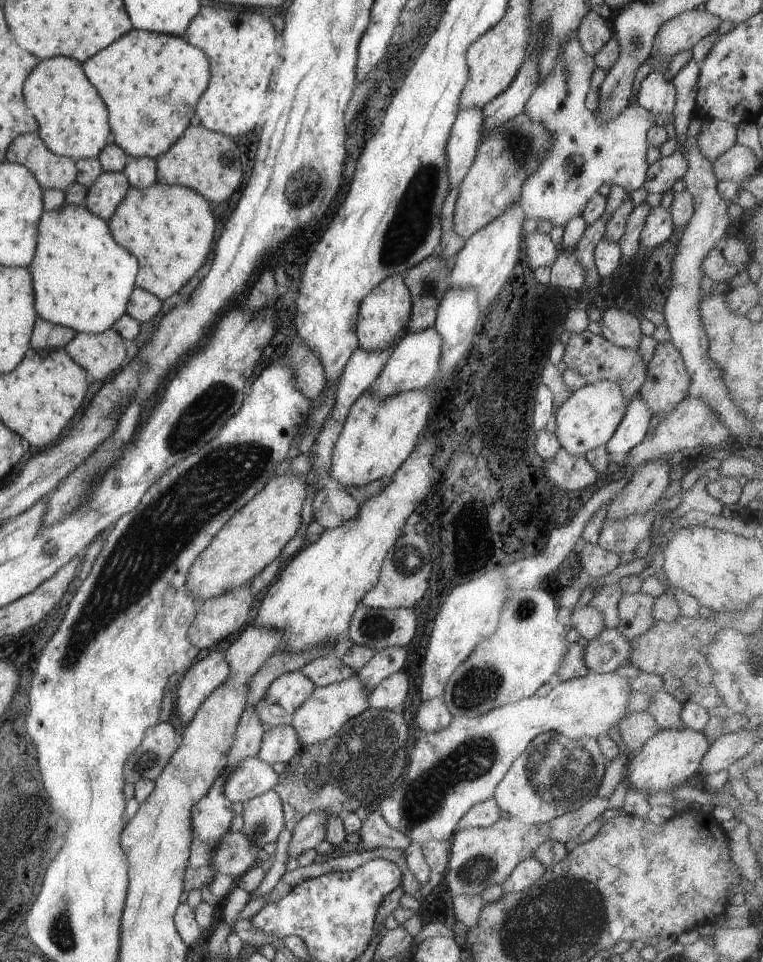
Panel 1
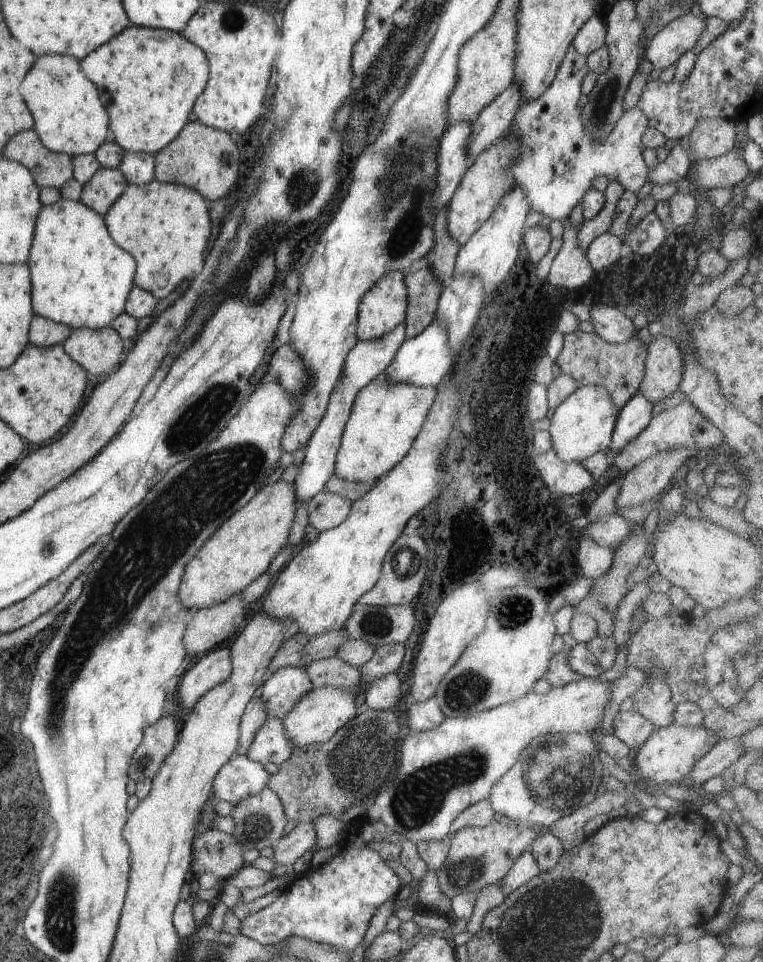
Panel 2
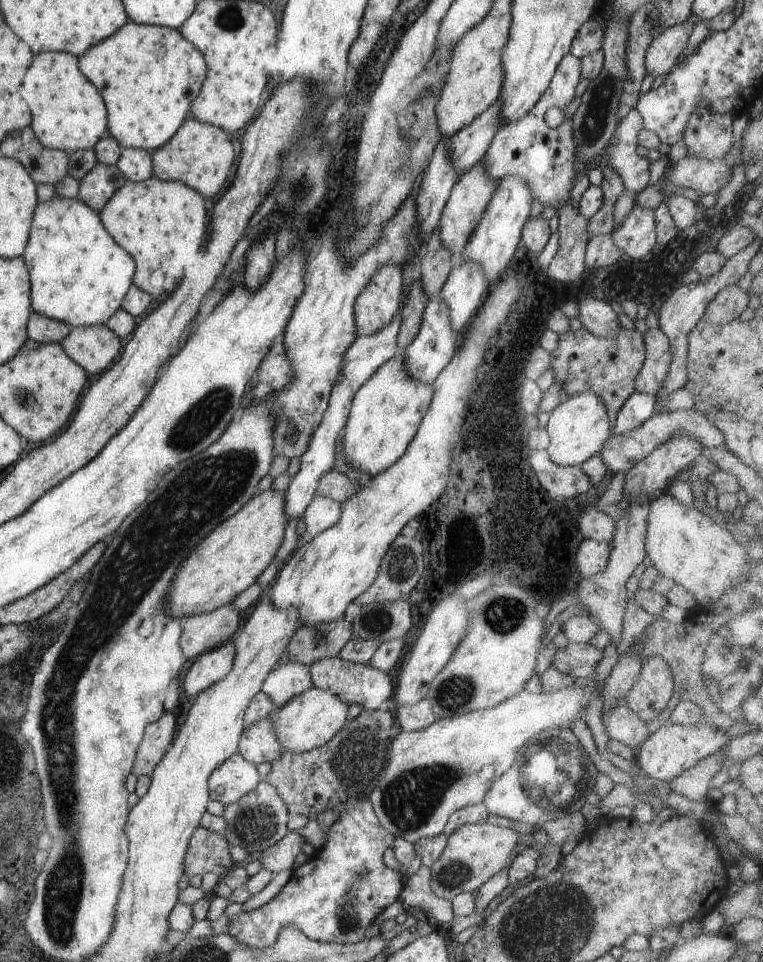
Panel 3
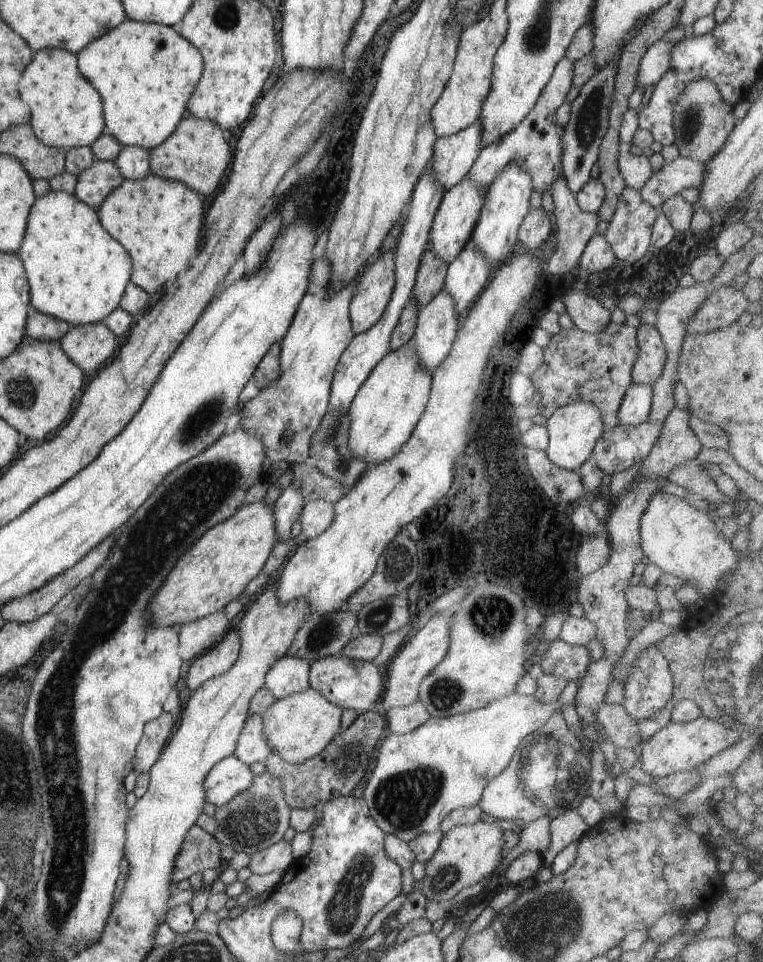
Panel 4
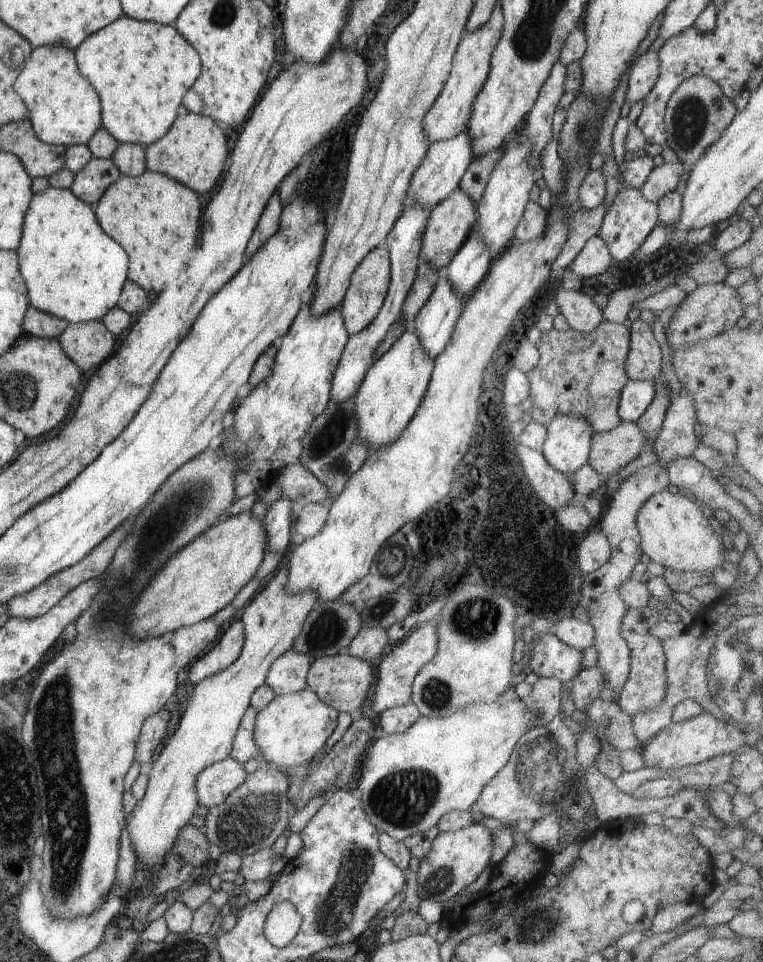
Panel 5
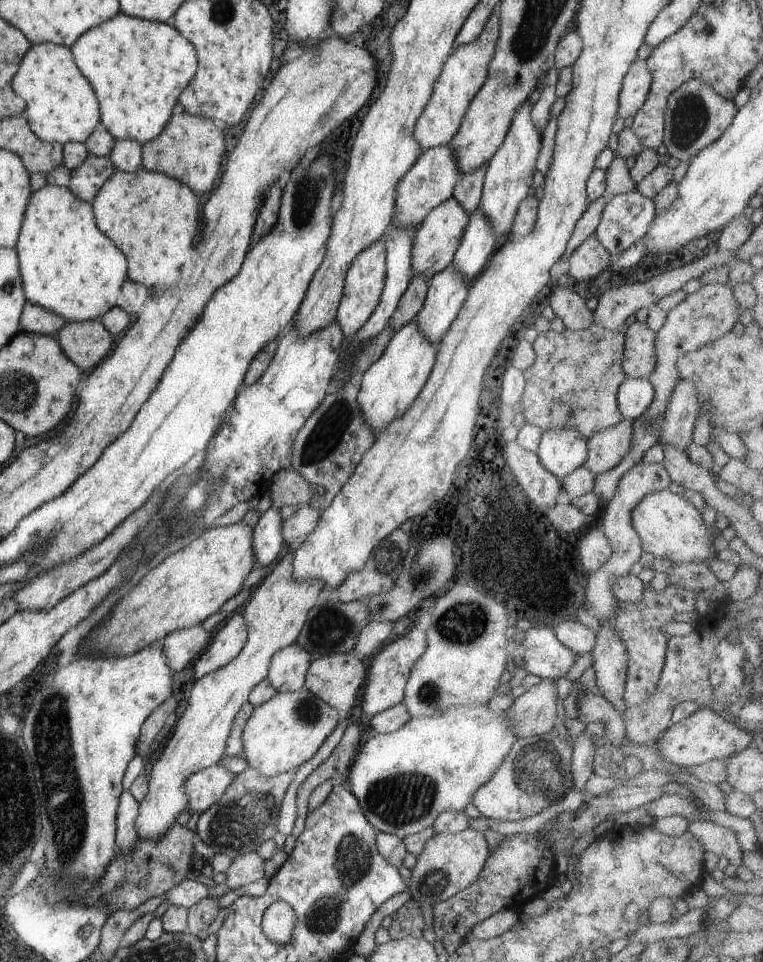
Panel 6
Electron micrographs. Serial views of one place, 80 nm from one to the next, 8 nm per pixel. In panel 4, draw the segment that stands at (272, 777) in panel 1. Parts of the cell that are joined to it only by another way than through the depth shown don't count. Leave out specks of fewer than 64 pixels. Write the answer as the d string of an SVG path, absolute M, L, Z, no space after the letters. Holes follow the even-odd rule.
M231 755L220 760L204 778L206 790L206 803L222 807L228 804L236 794L248 790L256 776L252 773L250 765L244 764Z

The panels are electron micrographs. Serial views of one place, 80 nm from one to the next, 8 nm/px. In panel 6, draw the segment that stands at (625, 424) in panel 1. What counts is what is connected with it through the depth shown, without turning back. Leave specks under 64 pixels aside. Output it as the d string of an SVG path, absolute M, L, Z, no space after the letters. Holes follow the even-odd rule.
M627 379L617 390L617 403L622 416L636 421L644 415L644 411L654 398L654 389L648 379Z

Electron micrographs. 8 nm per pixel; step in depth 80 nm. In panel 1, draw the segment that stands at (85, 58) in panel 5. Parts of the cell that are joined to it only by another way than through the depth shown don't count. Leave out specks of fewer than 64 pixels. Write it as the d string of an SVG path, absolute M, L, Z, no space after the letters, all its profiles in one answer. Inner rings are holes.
M136 29L130 30L116 42L111 42L108 48L99 50L98 54L81 63L81 67L108 109L112 142L120 146L129 157L156 160L166 154L170 146L174 146L188 130L198 100L206 91L211 78L210 62L206 54L191 46L184 37Z

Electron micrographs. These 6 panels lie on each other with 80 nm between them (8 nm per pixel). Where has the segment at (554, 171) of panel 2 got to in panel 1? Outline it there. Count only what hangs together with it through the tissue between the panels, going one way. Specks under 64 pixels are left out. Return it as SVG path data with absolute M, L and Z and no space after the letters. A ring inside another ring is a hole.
M577 31L566 38L566 44L562 46L562 52L558 54L554 62L554 70L544 78L537 86L530 100L524 106L524 112L530 114L530 118L542 128L550 130L554 144L550 154L538 164L538 170L532 172L522 186L522 196L519 206L524 212L525 218L537 221L551 221L553 226L565 226L576 216L580 216L583 210L594 194L602 184L618 186L624 188L626 192L633 193L643 188L646 180L646 174L649 164L646 160L647 151L650 147L648 144L648 130L655 125L654 114L650 110L642 108L636 102L629 103L620 115L615 118L606 118L604 122L593 111L587 108L587 96L589 94L590 82L594 70L596 69L594 58L584 52L580 40L578 40Z

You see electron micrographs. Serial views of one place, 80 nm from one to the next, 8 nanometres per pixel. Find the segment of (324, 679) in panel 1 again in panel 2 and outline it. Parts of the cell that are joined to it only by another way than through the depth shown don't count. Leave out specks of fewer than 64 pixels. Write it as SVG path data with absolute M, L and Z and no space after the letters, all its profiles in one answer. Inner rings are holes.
M328 657L311 662L306 667L314 687L344 688L357 687L360 682L360 667L346 664L341 658Z

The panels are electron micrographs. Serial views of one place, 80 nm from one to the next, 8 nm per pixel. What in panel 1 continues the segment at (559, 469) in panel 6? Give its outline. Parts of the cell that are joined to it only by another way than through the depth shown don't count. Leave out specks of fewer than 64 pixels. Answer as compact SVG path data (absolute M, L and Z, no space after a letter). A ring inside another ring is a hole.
M599 381L576 390L558 410L556 410L556 436L567 454L585 456L586 452L605 446L618 429L631 399L624 396L618 382Z

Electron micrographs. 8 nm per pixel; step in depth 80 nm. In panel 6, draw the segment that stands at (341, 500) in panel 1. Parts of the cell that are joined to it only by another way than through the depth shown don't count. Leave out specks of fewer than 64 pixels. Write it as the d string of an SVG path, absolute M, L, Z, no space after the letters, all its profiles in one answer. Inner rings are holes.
M304 505L287 519L284 518L281 533L285 544L298 548L315 529L320 517L321 512L312 509L310 505Z

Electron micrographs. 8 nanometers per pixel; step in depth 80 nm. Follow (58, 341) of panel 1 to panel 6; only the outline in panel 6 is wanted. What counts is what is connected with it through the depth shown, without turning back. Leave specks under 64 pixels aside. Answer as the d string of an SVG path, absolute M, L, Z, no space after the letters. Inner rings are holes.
M27 301L19 320L19 327L20 332L26 331L30 334L54 337L67 323L68 321L63 316L54 314L52 311Z

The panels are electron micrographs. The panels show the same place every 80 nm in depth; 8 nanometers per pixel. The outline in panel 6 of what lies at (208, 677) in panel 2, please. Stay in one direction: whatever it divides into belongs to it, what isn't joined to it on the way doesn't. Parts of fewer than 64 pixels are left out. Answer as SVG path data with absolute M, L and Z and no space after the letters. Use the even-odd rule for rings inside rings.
M244 612L234 614L218 632L212 634L209 645L194 662L195 678L199 679L222 668L242 650L247 641L248 623Z

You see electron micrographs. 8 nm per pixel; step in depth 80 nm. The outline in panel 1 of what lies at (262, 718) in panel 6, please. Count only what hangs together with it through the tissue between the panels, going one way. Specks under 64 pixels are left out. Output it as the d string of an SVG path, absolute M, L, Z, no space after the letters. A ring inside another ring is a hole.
M353 674L348 680L336 682L329 686L316 687L310 700L306 700L302 707L299 707L292 718L292 728L298 734L298 740L302 745L314 745L318 742L325 742L342 729L350 718L359 716L370 707L370 692L366 692L366 684L358 674Z

